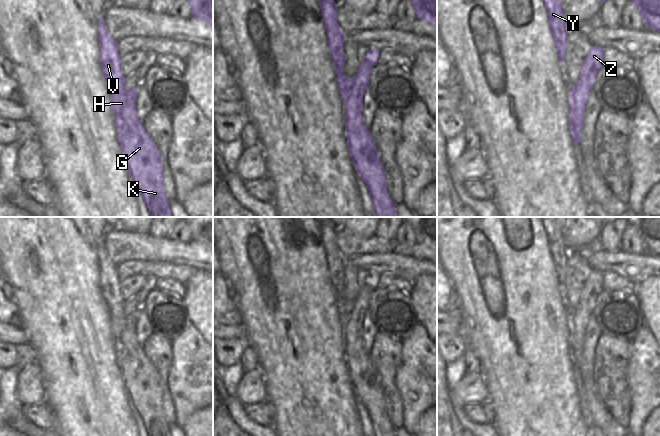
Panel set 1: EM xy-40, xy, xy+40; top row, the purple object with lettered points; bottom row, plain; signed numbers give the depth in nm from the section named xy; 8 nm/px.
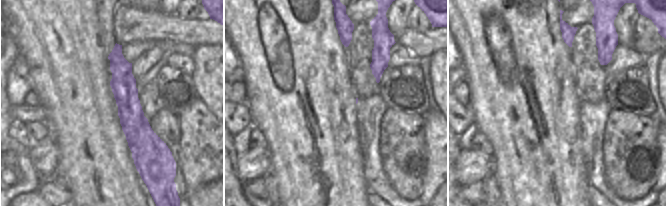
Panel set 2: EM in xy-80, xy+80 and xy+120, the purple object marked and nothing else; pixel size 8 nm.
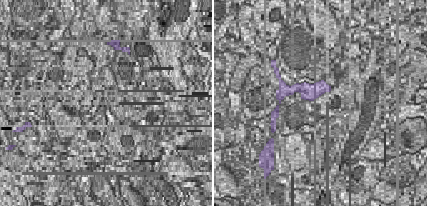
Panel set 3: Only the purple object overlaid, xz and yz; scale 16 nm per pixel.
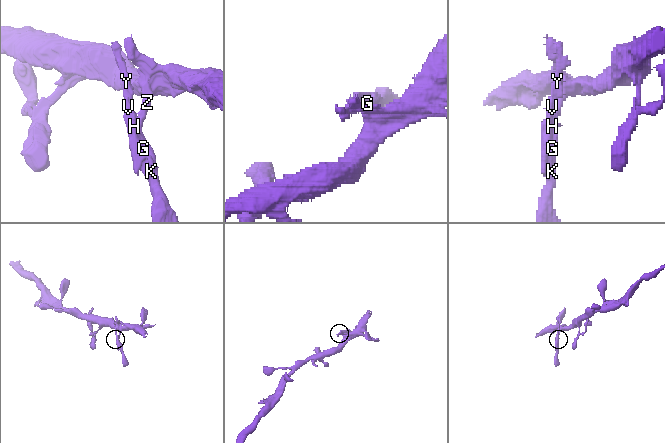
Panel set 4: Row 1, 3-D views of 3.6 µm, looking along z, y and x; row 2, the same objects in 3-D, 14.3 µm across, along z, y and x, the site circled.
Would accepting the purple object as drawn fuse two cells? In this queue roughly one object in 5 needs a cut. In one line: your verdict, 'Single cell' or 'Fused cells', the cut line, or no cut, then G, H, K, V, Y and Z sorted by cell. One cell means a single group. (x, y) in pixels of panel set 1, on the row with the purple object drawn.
Single cell. No split. Groups: G H K V Y Z

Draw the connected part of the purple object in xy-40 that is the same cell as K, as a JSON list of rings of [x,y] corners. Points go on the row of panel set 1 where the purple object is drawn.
[[[103,17],[99,19],[99,63],[109,85],[111,109],[127,171],[137,185],[150,217],[172,217],[163,191],[163,165],[159,149],[137,117],[138,86],[126,91],[117,42],[109,35]]]

